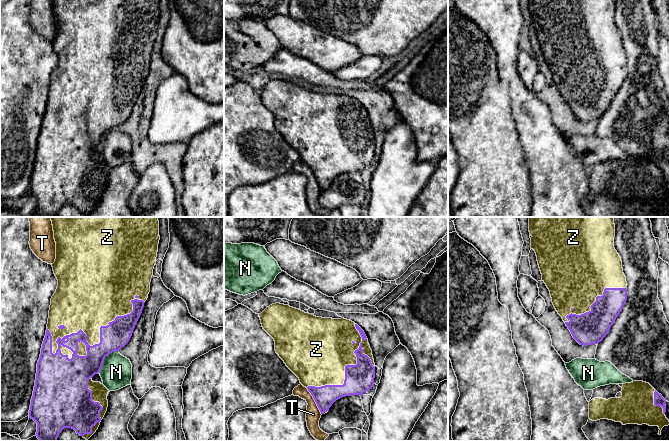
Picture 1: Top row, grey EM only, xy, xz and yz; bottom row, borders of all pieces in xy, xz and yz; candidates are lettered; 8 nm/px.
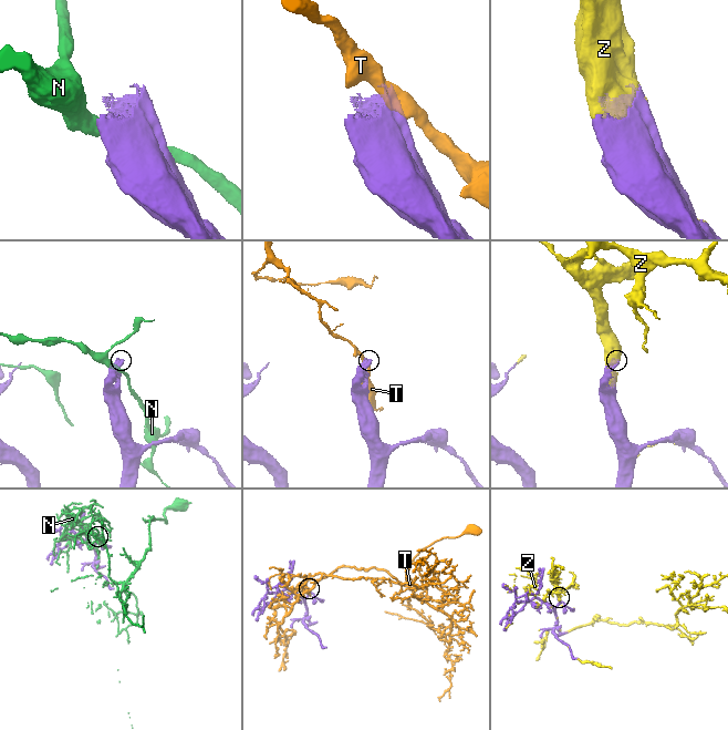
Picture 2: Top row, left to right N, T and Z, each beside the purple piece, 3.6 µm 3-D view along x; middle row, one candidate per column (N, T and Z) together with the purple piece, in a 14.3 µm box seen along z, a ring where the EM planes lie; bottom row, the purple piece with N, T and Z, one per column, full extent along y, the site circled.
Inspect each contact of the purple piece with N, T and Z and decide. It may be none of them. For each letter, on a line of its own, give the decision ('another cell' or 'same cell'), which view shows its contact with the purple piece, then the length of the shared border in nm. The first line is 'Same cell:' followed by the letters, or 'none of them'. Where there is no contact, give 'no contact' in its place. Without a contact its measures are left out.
Same cell: Z
N: another cell; meets purple in xy; contact 240 nm long
T: another cell; meets purple in xz; contact 240 nm long
Z: same cell; meets purple in xy; contact 850 nm long

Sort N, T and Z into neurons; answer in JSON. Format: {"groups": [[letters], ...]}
{"groups": [["N"], ["T"], ["Z"]]}

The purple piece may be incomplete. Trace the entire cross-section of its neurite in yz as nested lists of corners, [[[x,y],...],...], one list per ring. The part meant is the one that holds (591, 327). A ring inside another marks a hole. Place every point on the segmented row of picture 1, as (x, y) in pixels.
[[[529,217],[531,249],[537,256],[542,281],[550,291],[552,303],[570,330],[583,346],[598,344],[608,334],[627,300],[627,282],[622,261],[614,248],[613,217]]]

